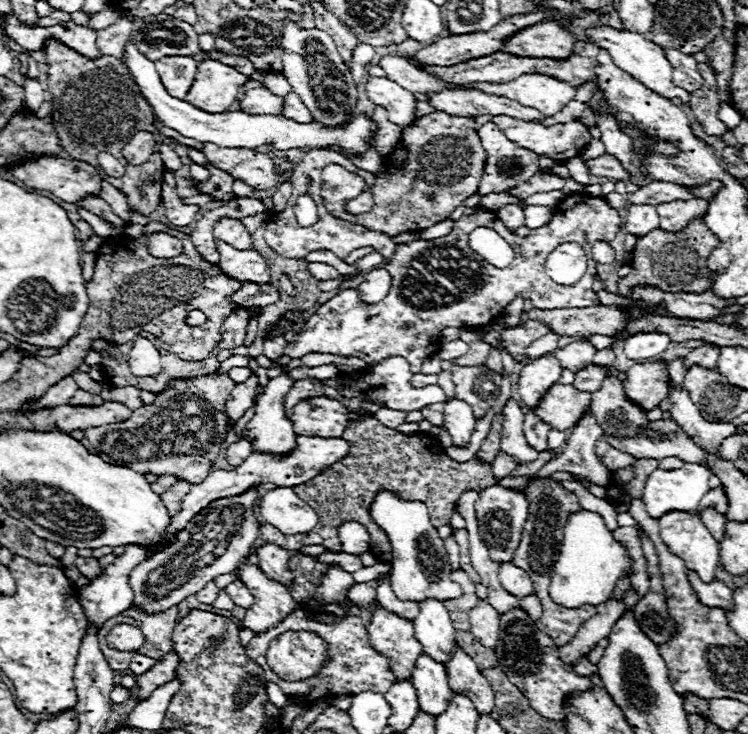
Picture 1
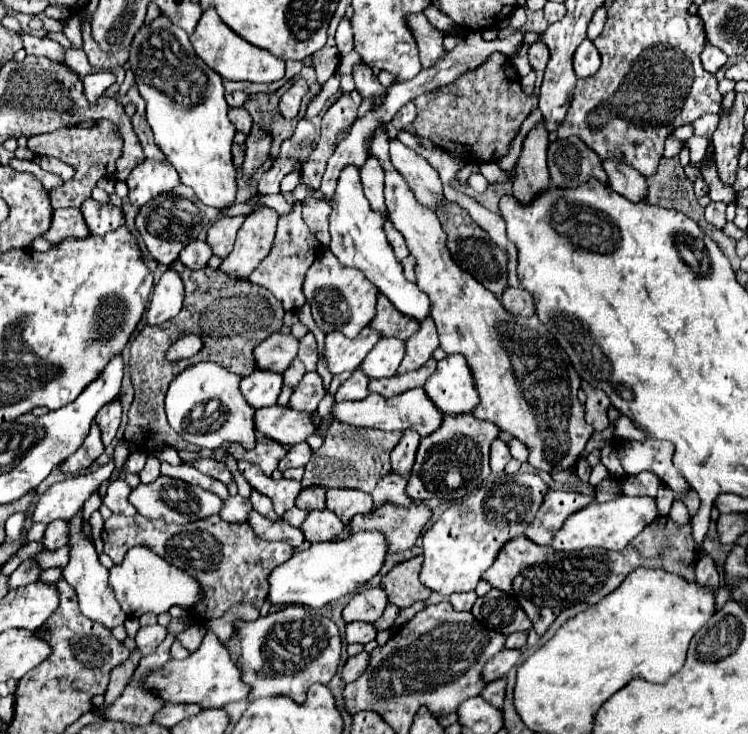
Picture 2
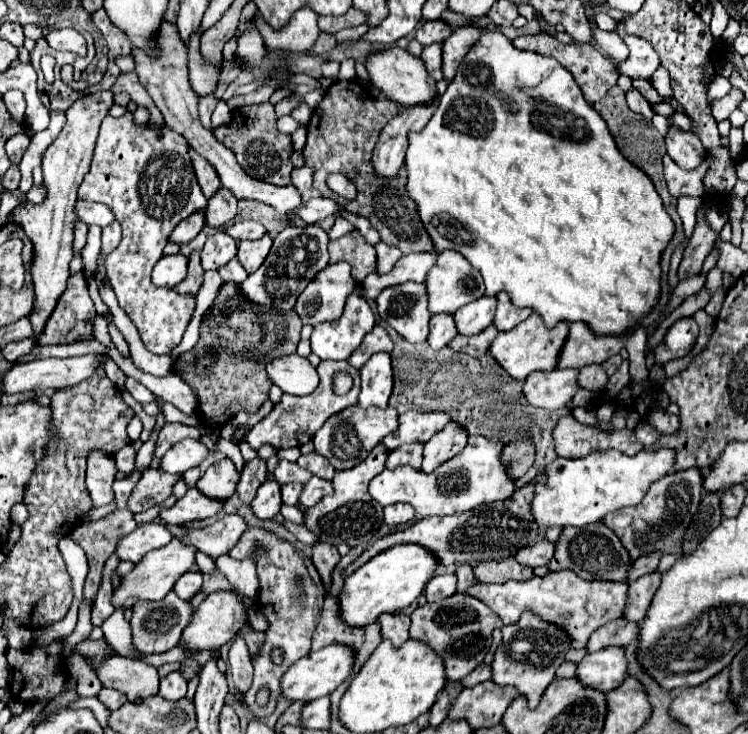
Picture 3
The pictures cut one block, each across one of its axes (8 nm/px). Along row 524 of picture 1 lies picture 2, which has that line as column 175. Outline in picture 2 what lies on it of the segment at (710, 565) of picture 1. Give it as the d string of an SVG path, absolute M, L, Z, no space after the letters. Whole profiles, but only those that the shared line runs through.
M212 632L206 634L202 646L188 658L170 658L162 668L150 670L142 680L142 686L160 696L166 704L198 704L200 708L222 708L228 702L244 700L250 692L250 686L240 680L240 670L230 660L228 650Z

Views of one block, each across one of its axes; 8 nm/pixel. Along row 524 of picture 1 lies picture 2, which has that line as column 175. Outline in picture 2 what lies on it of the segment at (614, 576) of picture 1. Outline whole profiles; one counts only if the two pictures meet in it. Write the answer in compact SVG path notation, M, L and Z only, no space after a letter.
M146 546L130 548L124 562L110 570L110 586L114 588L118 604L130 618L140 618L146 612L162 614L172 606L188 610L194 606L194 602L198 602L198 598L202 598L202 586L198 586L198 580L194 576L186 574L186 570L174 564L168 564Z

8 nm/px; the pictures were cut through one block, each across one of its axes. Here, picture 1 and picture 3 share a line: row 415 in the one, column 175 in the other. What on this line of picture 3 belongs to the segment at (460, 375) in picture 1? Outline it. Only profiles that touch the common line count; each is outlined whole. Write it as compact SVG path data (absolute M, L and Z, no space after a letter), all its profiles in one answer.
M160 468L146 470L140 482L132 490L132 496L128 500L128 510L136 514L162 504L172 494L172 488L180 478L182 478L180 474L166 474Z

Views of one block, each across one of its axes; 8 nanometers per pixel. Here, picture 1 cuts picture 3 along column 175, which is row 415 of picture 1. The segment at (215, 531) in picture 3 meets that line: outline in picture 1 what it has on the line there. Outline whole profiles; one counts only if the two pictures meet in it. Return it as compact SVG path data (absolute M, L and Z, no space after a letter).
M534 412L526 414L524 434L526 434L528 446L534 446L534 450L538 452L548 450L548 432L550 432L550 426L546 426L546 422L542 422Z

